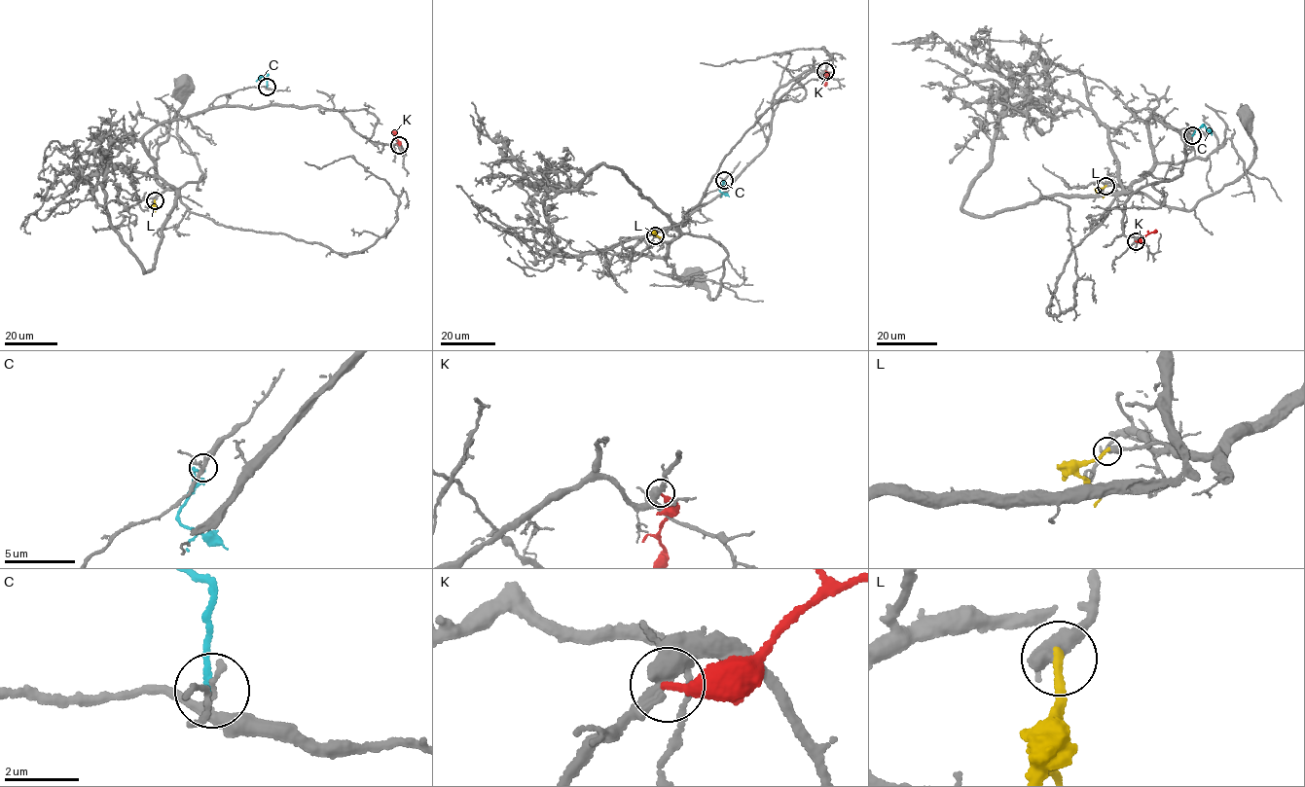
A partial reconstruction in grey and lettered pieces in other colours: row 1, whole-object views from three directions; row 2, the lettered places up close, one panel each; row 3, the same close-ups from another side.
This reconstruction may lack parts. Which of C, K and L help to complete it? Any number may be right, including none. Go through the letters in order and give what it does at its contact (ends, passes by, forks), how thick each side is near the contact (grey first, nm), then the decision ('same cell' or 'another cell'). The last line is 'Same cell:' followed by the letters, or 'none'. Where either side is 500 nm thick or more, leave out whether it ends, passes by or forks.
C: it ends; calibres 190 and 180 nm; another cell
K: it ends; calibres 360 and 300 nm; another cell
L: calibres 600 and 240 nm; another cell
Same cell: none

